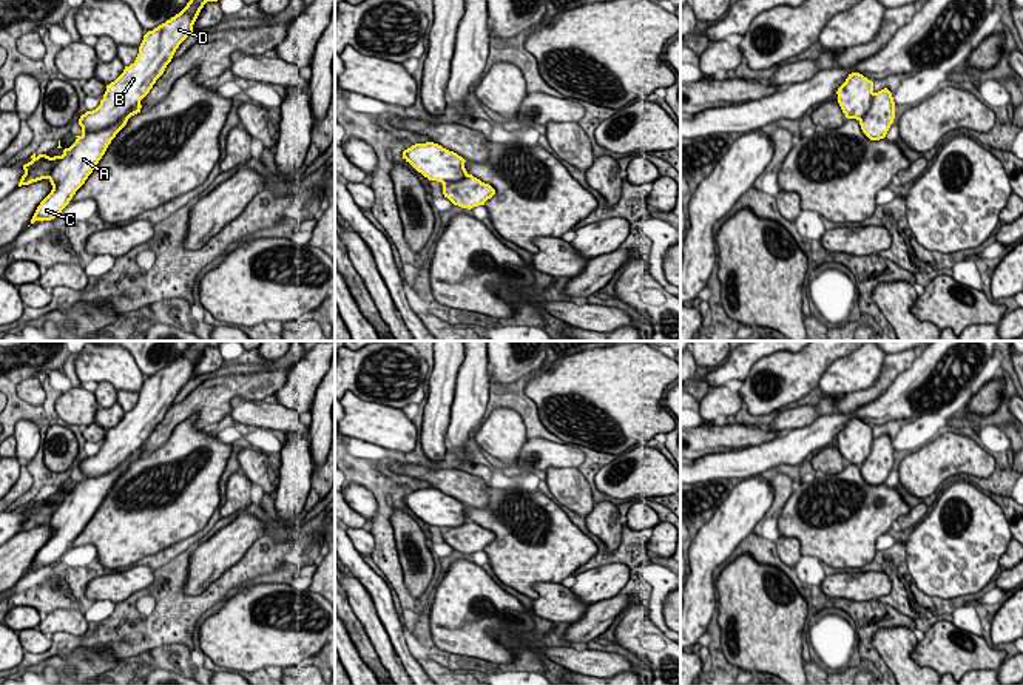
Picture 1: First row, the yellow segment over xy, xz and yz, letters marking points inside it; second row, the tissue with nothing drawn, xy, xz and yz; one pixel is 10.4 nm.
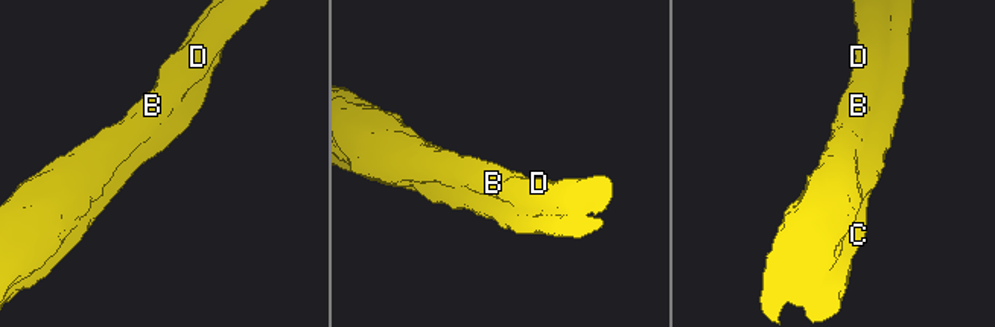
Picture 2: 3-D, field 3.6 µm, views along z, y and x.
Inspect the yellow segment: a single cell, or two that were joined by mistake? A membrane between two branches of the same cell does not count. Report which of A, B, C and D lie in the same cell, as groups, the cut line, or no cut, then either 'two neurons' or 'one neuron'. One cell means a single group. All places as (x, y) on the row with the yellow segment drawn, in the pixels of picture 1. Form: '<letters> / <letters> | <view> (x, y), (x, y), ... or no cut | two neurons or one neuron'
A B C D | no cut | one neuron

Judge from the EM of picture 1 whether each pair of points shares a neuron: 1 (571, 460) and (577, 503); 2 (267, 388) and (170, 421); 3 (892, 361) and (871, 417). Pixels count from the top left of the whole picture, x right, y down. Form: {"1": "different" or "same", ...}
{"1": "different", "2": "same", "3": "different"}

